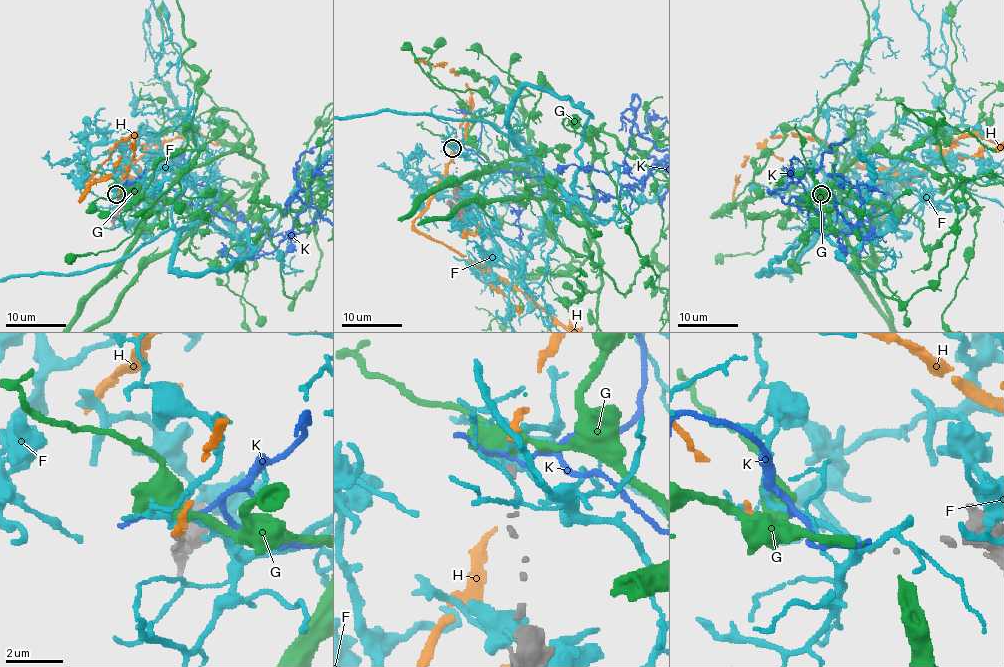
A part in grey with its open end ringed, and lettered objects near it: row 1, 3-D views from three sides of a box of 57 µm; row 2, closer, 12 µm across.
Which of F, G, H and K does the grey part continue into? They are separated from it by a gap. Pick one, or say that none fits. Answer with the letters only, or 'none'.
H

